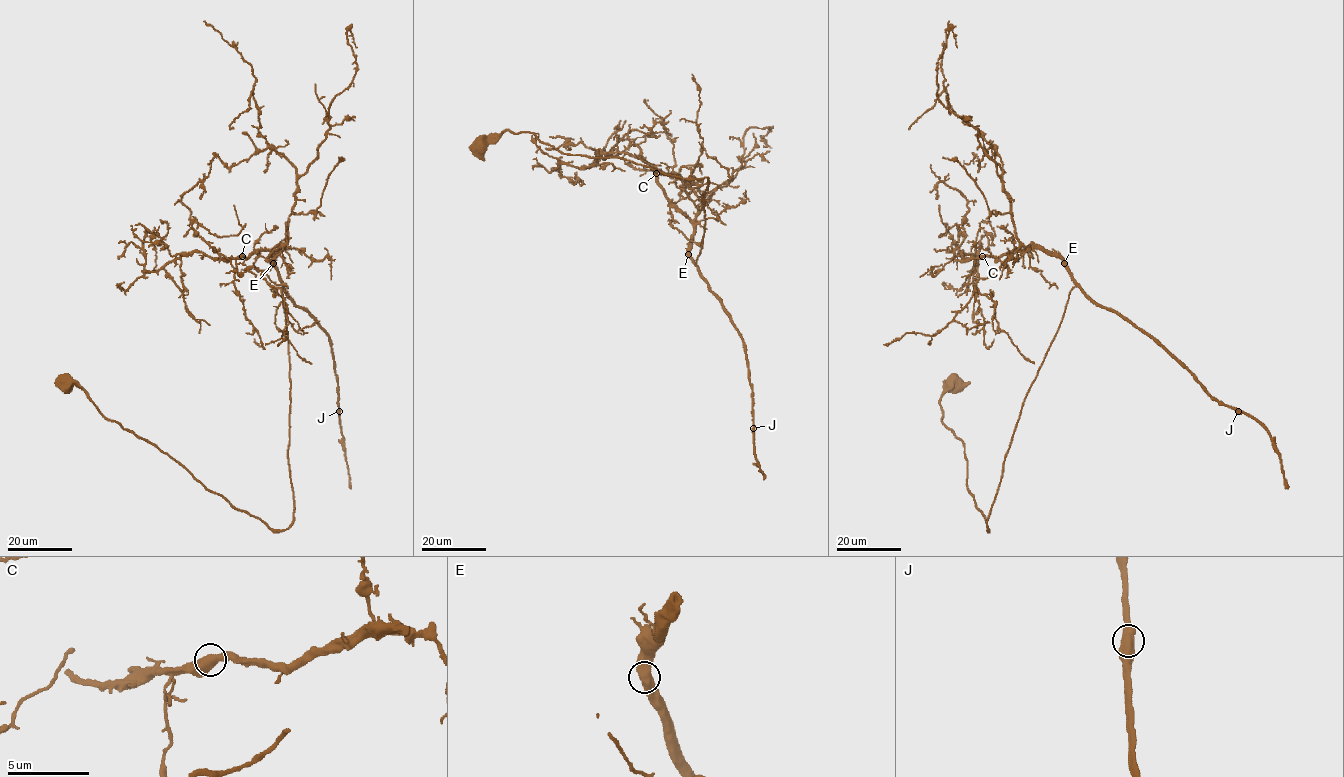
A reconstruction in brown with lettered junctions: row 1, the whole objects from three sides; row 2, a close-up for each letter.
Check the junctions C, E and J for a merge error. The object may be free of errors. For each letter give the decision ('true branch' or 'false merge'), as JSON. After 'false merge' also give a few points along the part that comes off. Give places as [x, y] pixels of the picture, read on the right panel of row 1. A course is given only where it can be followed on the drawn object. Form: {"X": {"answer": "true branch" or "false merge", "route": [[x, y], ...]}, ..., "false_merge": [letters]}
{"C": {"answer": "true branch"}, "E": {"answer": "true branch"}, "J": {"answer": "true branch"}, "false_merge": []}

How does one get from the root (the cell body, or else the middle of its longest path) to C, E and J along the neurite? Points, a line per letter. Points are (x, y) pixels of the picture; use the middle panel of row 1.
C: (479, 145), (505, 131), (532, 132), (566, 154), (707, 178), (697, 266), (693, 223), (656, 173)
E: (479, 145), (505, 131), (532, 132), (566, 154), (620, 157), (667, 174), (707, 178), (697, 266), (688, 254)
J: (479, 145), (505, 131), (532, 132), (566, 154), (707, 178), (697, 267), (742, 339), (753, 428)

